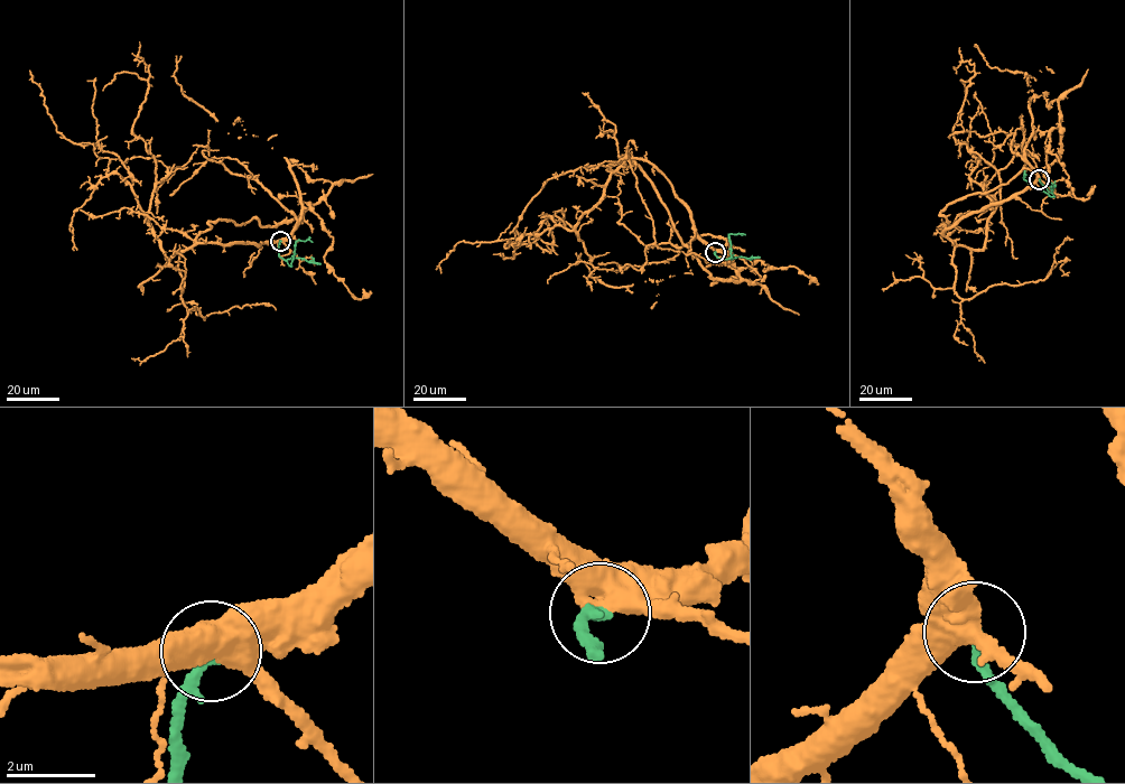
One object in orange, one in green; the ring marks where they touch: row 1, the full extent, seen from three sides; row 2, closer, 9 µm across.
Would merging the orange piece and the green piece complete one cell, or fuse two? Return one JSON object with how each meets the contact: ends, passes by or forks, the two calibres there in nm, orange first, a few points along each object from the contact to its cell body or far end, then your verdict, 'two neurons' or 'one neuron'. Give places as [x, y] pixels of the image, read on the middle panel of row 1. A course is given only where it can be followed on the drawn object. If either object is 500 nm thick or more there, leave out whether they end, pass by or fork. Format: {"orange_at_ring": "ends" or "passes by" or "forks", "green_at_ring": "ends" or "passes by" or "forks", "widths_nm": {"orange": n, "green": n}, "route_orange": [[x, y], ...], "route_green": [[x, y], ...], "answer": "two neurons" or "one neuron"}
{"orange_at_ring": "forks", "green_at_ring": "ends", "widths_nm": {"orange": 440, "green": 320}, "route_orange": [[715, 252], [663, 176], [629, 158], [578, 221], [578, 240], [576, 230], [542, 214], [557, 254], [631, 292]], "route_green": [[715, 252], [716, 257], [730, 258], [728, 235], [745, 235]], "answer": "two neurons"}

